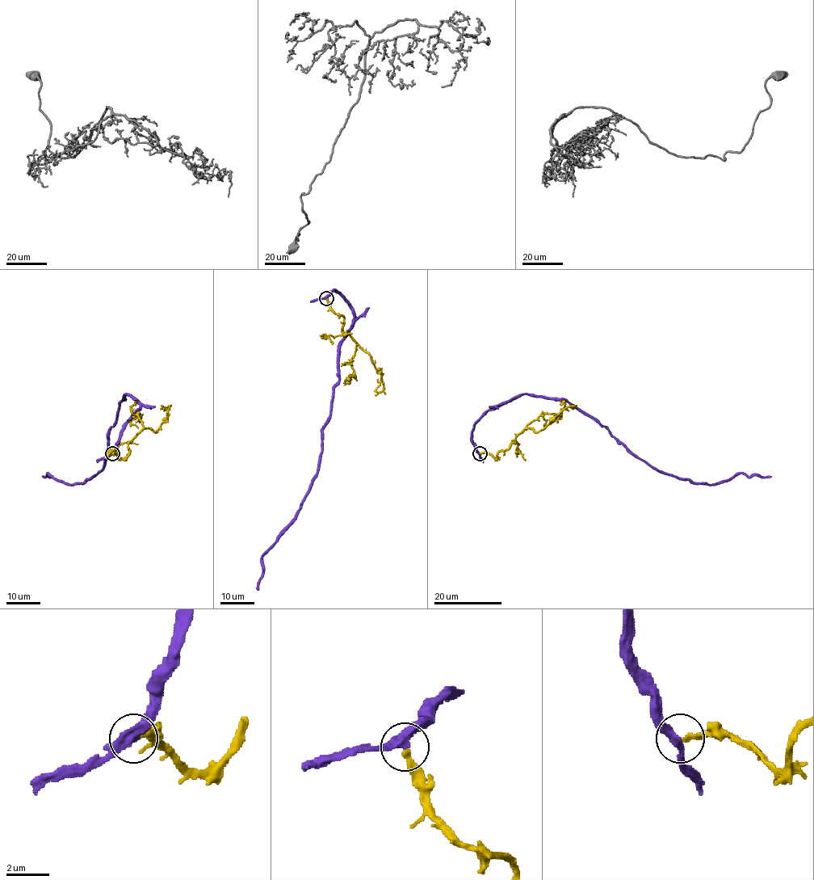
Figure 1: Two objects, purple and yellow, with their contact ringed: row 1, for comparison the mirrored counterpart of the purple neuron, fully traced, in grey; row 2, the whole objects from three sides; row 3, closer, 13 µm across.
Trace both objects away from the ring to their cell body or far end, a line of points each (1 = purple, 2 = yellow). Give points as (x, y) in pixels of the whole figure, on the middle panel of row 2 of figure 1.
1: (326, 298), (335, 291), (354, 314), (340, 346), (319, 470), (295, 520), (262, 557), (258, 590)
2: (326, 298), (329, 307), (343, 317), (341, 330), (370, 355), (380, 373), (381, 391), (376, 391), (376, 388)

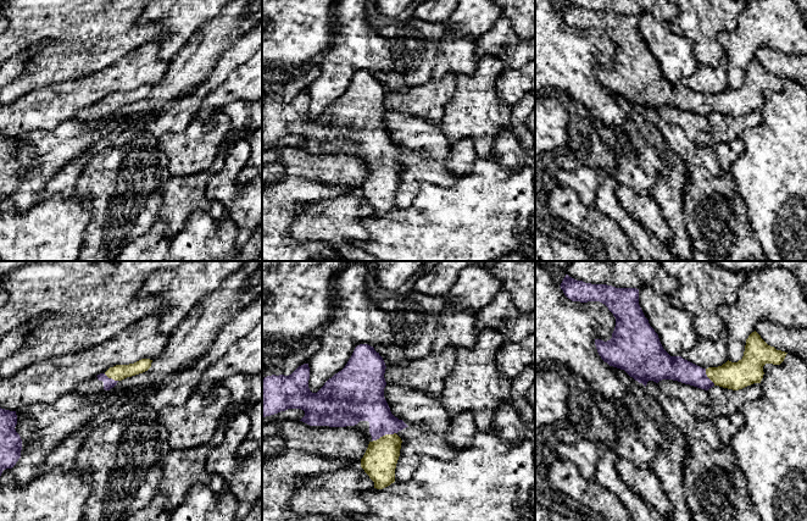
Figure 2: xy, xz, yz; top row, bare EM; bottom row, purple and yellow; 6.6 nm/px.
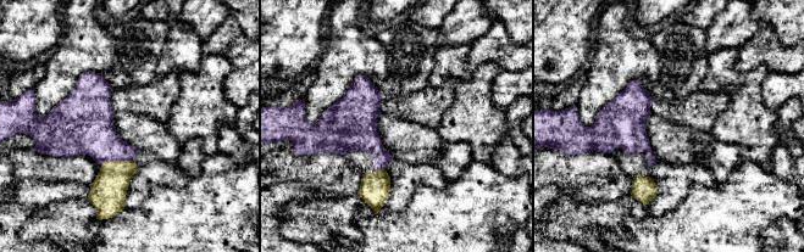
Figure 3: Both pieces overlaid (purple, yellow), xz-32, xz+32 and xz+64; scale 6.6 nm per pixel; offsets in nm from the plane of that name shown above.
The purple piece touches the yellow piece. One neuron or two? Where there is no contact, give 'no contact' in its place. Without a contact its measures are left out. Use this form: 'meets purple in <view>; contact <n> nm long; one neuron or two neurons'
meets purple in xz; contact 160 nm long; one neuron

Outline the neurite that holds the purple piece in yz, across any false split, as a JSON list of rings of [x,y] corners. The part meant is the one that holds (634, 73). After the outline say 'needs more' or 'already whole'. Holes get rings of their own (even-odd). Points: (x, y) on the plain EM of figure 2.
[[[566,1],[560,13],[572,28],[600,28],[608,34],[616,44],[616,54],[610,67],[595,66],[597,79],[610,93],[624,96],[630,104],[645,113],[649,107],[658,110],[662,106],[673,106],[705,117],[708,117],[713,112],[739,117],[753,110],[761,110],[764,101],[763,93],[766,90],[780,92],[787,81],[768,72],[755,57],[746,66],[741,87],[738,89],[728,87],[722,93],[702,95],[681,83],[670,83],[663,76],[658,61],[650,52],[649,46],[639,32],[639,16],[585,10],[568,1]]]; needs more

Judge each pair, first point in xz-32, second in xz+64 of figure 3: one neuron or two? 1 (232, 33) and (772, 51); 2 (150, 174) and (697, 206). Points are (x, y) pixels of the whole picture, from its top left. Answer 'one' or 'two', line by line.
1: one
2: two

